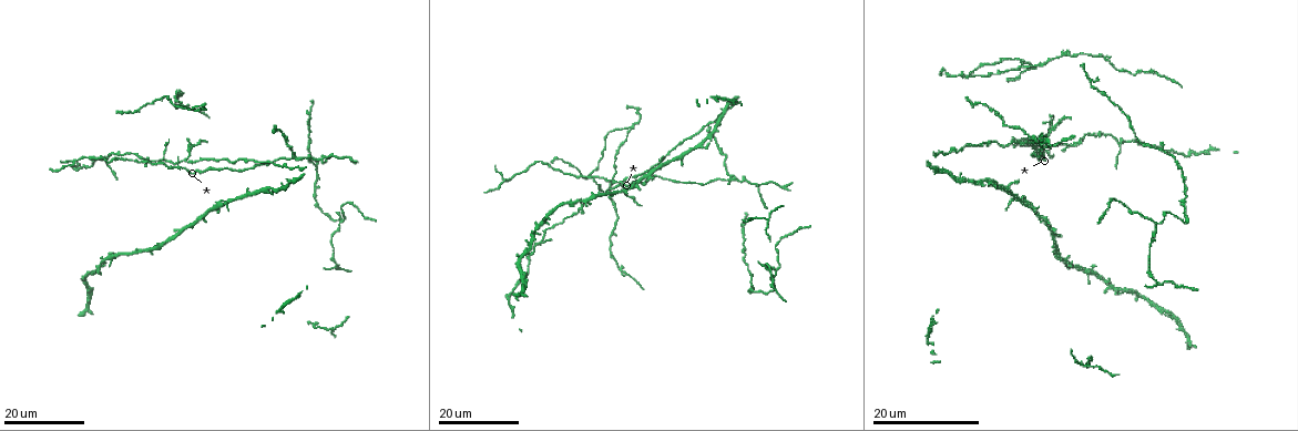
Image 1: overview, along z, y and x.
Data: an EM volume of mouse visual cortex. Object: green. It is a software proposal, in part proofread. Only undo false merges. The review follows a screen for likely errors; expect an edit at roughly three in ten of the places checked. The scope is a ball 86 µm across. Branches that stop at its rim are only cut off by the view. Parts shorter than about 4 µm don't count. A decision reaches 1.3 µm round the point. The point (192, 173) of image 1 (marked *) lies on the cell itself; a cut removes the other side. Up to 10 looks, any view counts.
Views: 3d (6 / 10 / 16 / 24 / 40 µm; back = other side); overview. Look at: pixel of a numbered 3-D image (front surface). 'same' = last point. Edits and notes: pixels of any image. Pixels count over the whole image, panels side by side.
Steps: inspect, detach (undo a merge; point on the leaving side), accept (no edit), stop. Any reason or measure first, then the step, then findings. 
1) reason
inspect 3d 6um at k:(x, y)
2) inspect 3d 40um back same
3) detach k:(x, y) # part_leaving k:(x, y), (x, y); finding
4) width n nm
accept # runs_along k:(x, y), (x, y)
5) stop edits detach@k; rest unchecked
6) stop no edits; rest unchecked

three-way junction
inspect 3d 24um at 1:(165, 149)

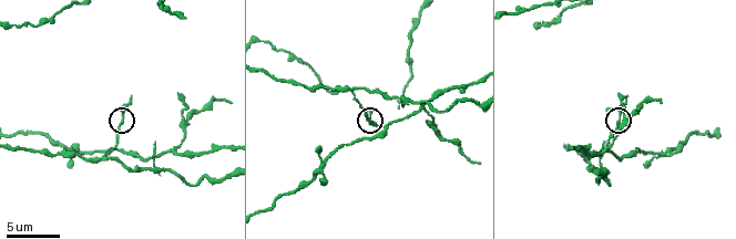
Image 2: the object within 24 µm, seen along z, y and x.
inspect 3d 10um at 2:(619, 117)

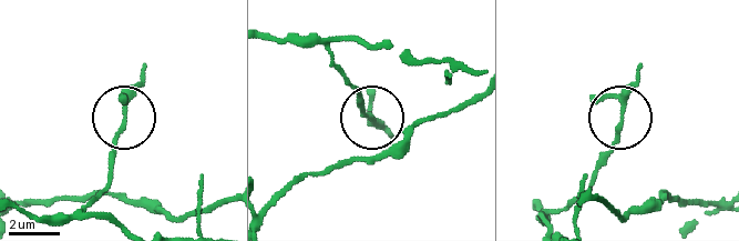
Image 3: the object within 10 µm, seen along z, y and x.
arms 3
accept # all the same cell

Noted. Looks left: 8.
four-way junction
inspect 3d 24um at 1:(757, 184)

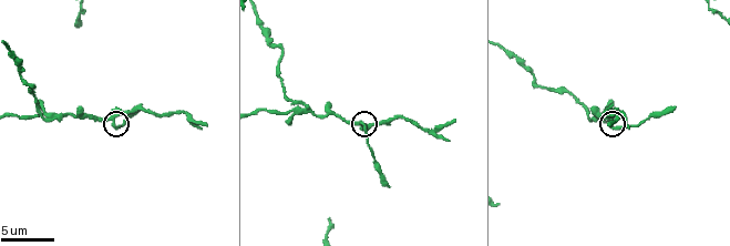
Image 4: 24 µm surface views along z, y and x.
inspect 3d 10um at 4:(112, 117)

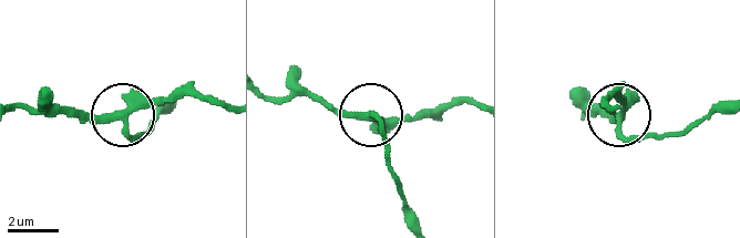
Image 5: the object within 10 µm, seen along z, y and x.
accept # runs_along 5:(269, 96), (308, 92), (346, 112), (432, 117); all the same cell

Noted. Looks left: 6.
a fork
inspect 3d 10um at 2:(103, 159)

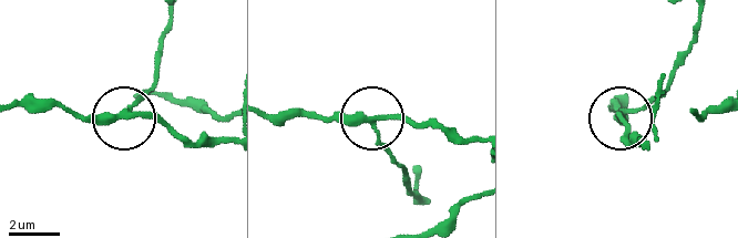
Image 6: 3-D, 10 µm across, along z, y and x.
arms 3
accept # runs_along 6:(227, 142), (202, 142), (127, 114), (155, 81); continuous, no second cell

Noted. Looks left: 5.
three-way junction
inspect 3d 16um at 1:(629, 126)

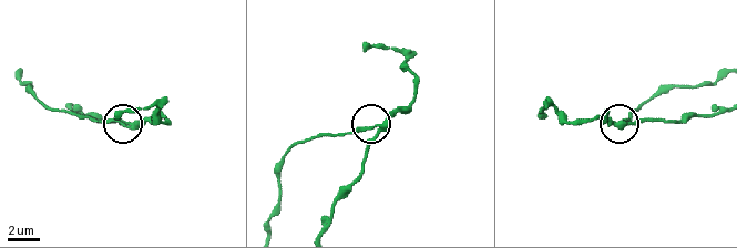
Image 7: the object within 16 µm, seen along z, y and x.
inspect 3d 10um at 7:(132, 126)

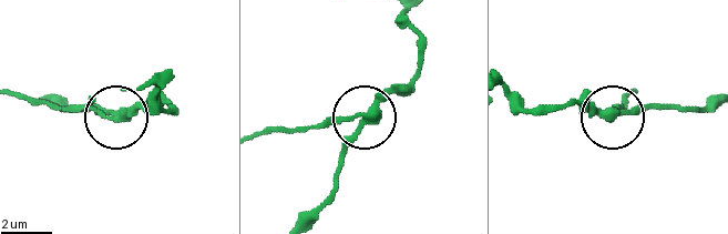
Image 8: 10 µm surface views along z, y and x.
side_arm 10 um
accept # all the same cell

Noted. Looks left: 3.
three arms meet
inspect 3d 6um at 2:(405, 118)

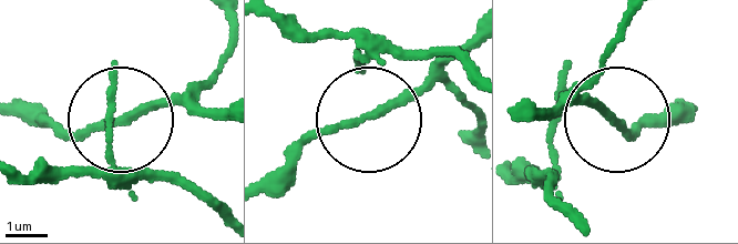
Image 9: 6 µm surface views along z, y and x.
accept # one cell here

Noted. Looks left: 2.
stop no edits; rest unchecked

